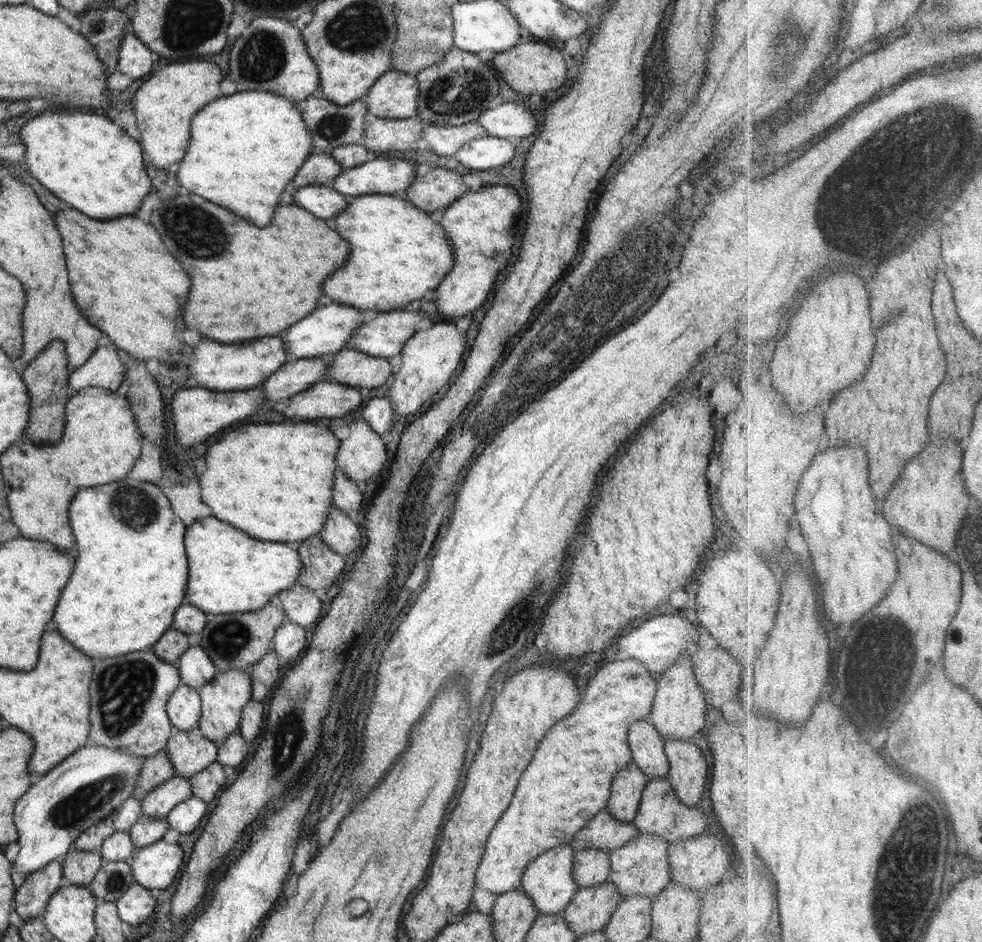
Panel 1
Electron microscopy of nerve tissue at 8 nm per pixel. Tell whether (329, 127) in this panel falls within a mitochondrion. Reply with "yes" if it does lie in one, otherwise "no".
yes

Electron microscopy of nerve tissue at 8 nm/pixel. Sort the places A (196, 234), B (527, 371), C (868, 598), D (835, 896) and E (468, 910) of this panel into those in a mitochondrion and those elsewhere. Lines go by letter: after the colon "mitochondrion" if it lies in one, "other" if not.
A: mitochondrion
B: mitochondrion
C: other
D: other
E: other

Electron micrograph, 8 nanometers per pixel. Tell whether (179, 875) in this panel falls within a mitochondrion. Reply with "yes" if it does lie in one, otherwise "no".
no

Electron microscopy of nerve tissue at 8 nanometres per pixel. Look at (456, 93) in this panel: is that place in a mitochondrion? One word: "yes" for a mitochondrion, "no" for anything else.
yes

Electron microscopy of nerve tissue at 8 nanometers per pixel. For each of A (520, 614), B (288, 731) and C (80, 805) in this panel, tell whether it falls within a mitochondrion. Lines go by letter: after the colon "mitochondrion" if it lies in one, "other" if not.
A: mitochondrion
B: mitochondrion
C: mitochondrion

